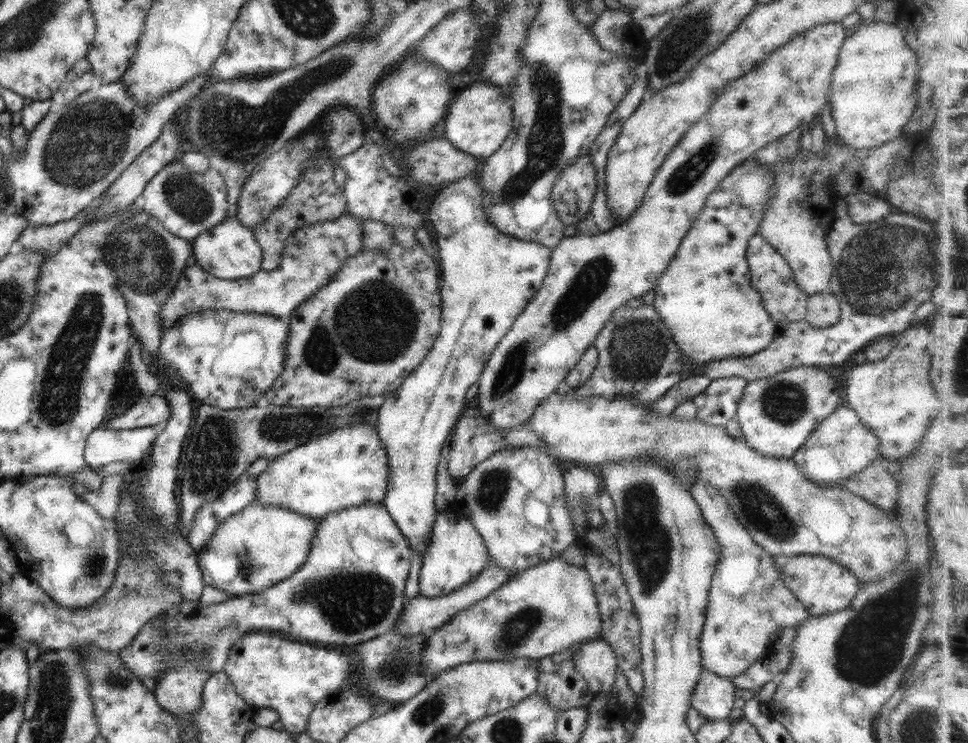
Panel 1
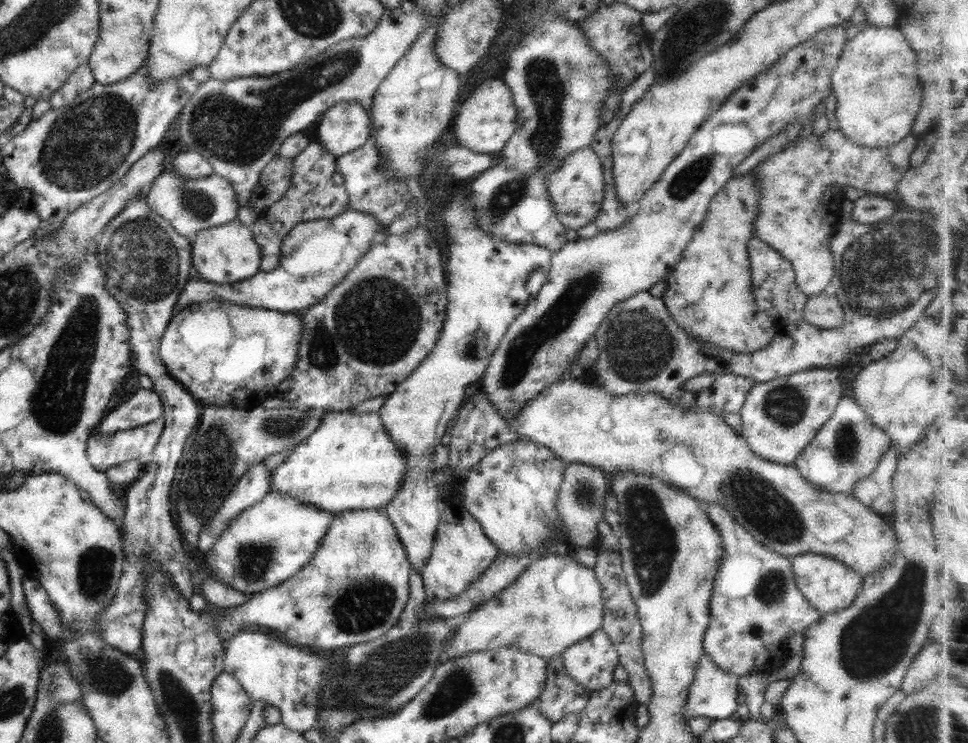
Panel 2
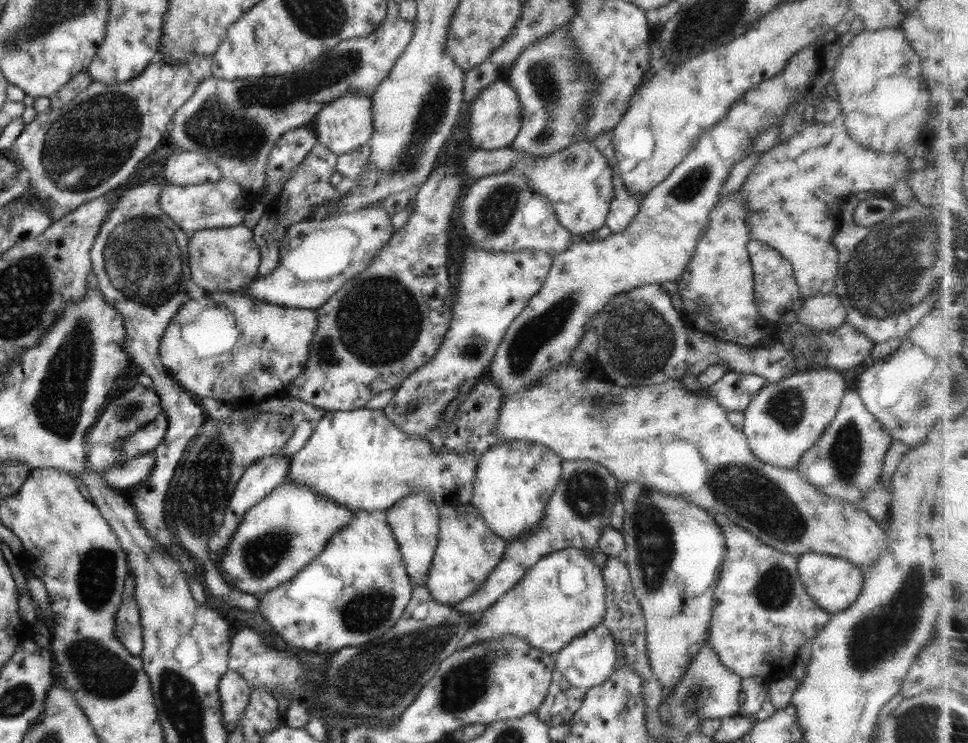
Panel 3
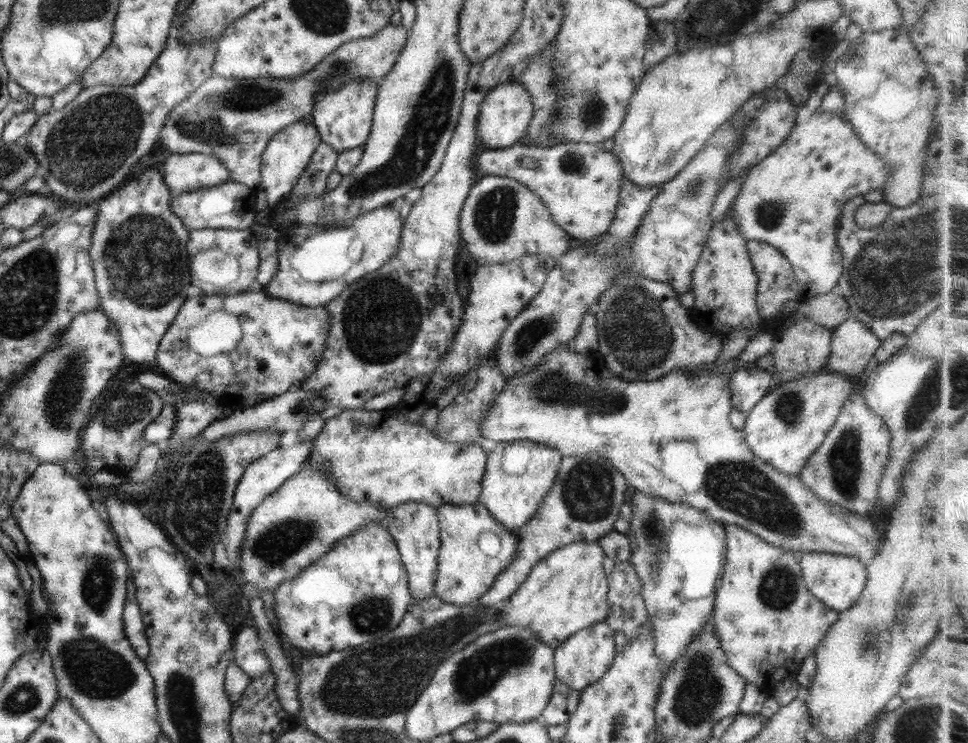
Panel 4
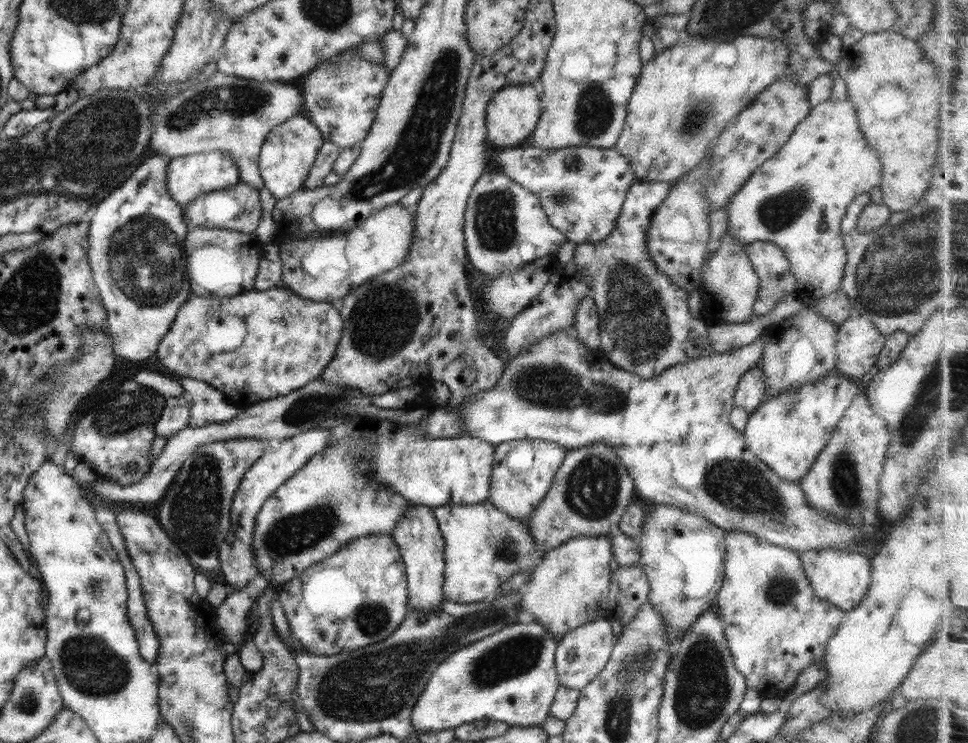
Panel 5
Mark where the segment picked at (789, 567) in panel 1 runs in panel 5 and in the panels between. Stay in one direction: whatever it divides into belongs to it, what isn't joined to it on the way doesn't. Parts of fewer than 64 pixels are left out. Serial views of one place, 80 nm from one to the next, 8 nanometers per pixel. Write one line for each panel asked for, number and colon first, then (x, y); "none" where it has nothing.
2: (829, 585)
3: (833, 583)
4: (837, 581)
5: (841, 578)

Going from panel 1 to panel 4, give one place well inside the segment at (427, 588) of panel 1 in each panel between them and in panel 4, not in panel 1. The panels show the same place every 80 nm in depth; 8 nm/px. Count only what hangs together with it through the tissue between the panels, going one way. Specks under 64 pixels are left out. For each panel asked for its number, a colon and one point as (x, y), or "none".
2: (461, 552)
3: (460, 565)
4: (465, 573)

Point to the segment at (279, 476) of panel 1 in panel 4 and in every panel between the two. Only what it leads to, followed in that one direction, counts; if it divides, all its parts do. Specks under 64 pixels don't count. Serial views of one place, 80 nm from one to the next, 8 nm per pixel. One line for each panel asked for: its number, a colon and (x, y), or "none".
2: (350, 462)
3: (358, 458)
4: (371, 455)

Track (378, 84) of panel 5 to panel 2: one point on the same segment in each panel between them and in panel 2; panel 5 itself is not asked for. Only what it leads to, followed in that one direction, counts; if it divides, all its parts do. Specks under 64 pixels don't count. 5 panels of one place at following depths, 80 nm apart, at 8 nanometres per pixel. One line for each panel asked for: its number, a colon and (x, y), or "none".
2: (342, 128)
3: (343, 125)
4: (343, 116)

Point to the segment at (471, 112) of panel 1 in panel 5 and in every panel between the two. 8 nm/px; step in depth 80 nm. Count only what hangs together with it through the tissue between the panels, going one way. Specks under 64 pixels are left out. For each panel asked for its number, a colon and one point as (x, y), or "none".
2: (486, 121)
3: (495, 119)
4: (505, 114)
5: (513, 113)

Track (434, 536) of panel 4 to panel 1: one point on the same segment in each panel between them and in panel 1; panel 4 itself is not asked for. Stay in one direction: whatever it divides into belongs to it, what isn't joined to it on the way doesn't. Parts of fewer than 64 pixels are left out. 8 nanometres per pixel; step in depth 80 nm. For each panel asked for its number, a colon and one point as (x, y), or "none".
1: (488, 278)
2: (489, 282)
3: (414, 521)

